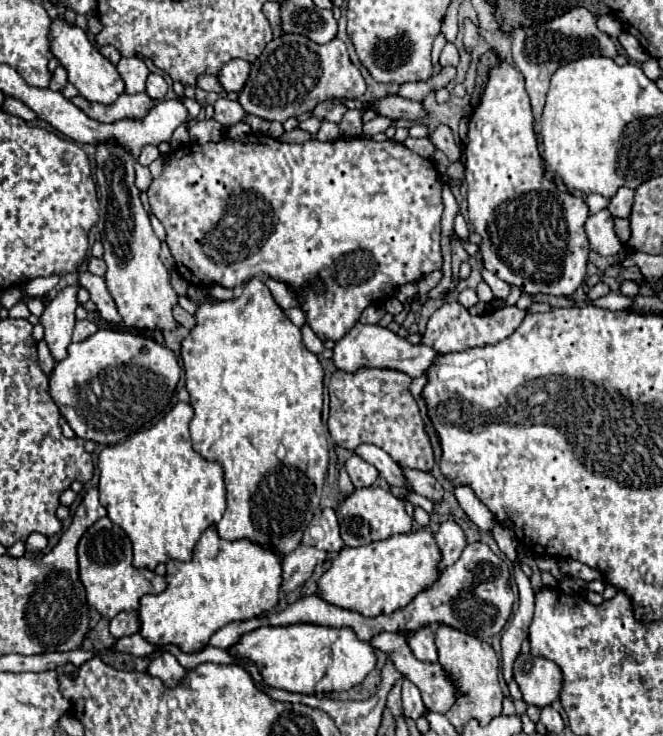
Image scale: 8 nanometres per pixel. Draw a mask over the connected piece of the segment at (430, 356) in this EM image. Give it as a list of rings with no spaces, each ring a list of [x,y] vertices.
[[[359,321],[345,337],[335,341],[333,347],[333,361],[337,369],[357,371],[359,367],[381,367],[381,369],[397,369],[411,377],[421,377],[435,363],[437,355],[439,353],[429,345],[413,345],[389,329],[383,329],[379,325],[361,325]]]

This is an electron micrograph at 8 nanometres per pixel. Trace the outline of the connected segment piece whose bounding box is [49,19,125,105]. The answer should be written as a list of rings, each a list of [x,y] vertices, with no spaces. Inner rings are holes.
[[[53,19],[51,29],[49,29],[49,51],[55,59],[59,59],[59,65],[67,71],[69,75],[69,83],[73,83],[79,91],[81,97],[85,97],[87,101],[95,101],[95,103],[113,103],[123,91],[123,79],[119,77],[115,65],[111,65],[101,53],[99,49],[93,47],[93,43],[89,41],[87,33],[77,27],[71,25],[63,19]]]

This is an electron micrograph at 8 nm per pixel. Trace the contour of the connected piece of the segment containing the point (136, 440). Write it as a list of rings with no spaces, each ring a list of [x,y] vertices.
[[[177,403],[157,425],[151,429],[139,431],[129,439],[109,445],[99,453],[99,501],[107,509],[107,515],[113,523],[123,527],[133,543],[133,563],[135,567],[155,569],[159,563],[169,559],[187,561],[193,555],[193,547],[199,541],[201,533],[207,527],[219,523],[225,511],[225,485],[223,485],[223,467],[217,461],[201,457],[193,445],[187,431],[187,423],[193,417],[193,407],[189,403]]]

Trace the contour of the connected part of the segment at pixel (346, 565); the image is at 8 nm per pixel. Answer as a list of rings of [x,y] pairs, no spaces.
[[[427,529],[393,535],[385,541],[373,541],[369,545],[351,549],[345,547],[339,551],[337,559],[331,561],[329,571],[319,579],[319,593],[327,603],[357,611],[363,617],[389,615],[397,609],[407,607],[421,591],[433,587],[441,577],[441,549]]]

